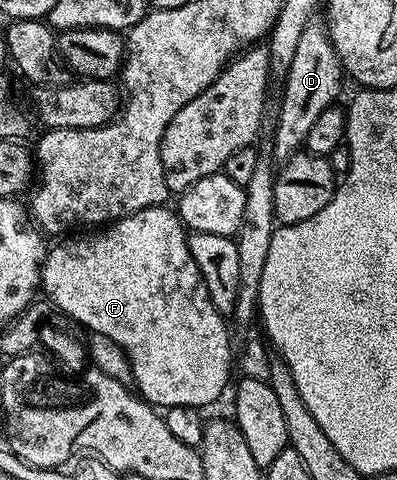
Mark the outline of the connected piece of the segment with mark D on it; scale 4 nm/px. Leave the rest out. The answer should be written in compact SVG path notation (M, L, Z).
M319 17L311 19L309 25L305 25L305 33L301 33L299 38L293 65L289 65L282 80L283 100L279 103L279 116L275 119L275 141L270 152L276 160L286 161L300 154L309 137L309 128L316 123L317 117L321 117L321 113L325 113L325 109L338 100L335 98L343 87L343 79L345 72L331 38L327 36L326 22Z

